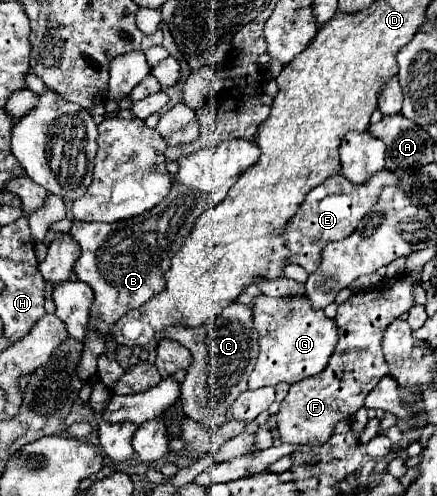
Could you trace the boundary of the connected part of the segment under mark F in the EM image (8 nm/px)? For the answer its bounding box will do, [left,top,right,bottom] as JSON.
[275,275,421,445]

